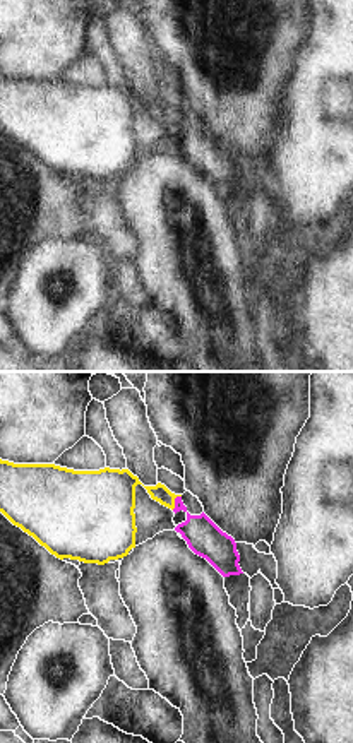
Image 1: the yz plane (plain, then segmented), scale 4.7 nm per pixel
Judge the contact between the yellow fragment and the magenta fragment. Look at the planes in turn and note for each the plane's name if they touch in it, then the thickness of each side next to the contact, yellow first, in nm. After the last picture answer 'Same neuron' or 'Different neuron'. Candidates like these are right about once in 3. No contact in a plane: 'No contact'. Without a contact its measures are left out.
Touches yellow in yz. Thickness 140 nm (yellow) against 170 nm

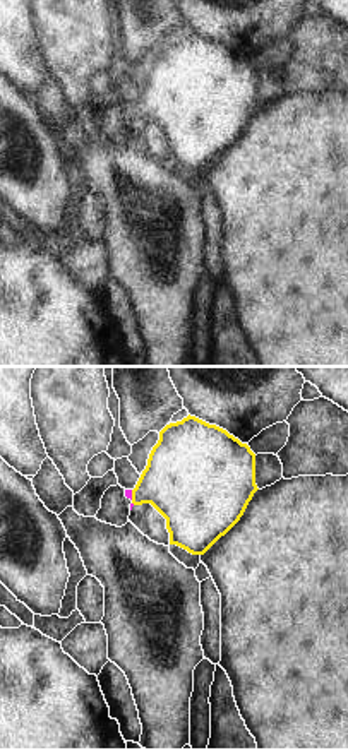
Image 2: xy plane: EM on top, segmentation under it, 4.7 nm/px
Touches yellow in xy. Thickness 380 nm (yellow) against 30 nm

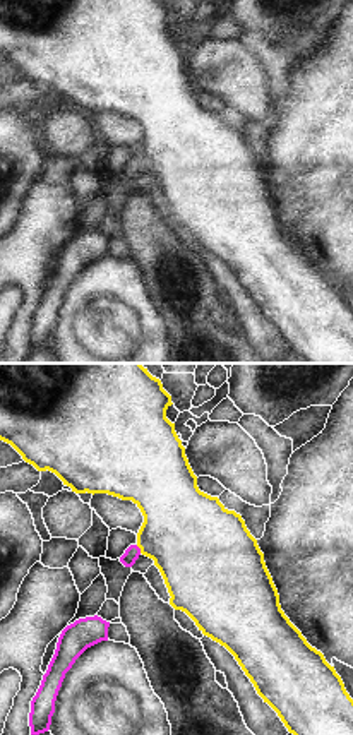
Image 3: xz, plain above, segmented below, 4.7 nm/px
Touches yellow in xz. Thickness 420 nm (yellow) against 70 nm

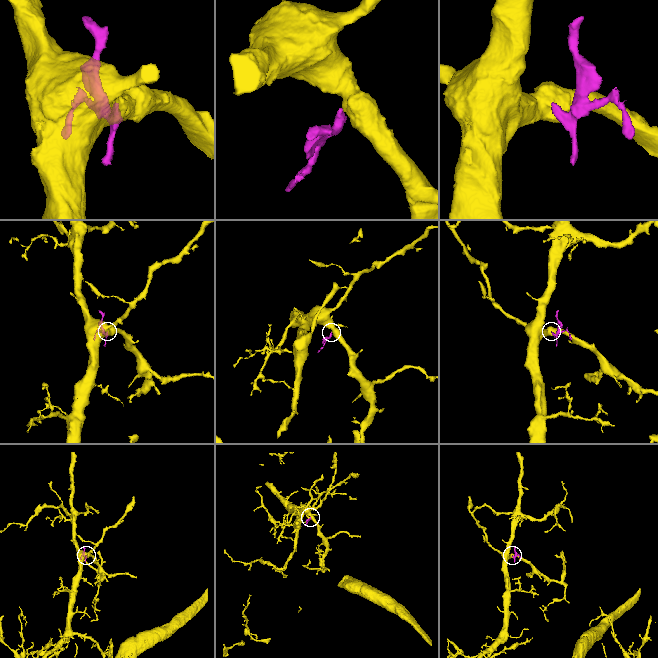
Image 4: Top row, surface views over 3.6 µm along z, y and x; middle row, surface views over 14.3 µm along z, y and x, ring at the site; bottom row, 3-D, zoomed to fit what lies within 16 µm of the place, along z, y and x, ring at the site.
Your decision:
Same neuron

